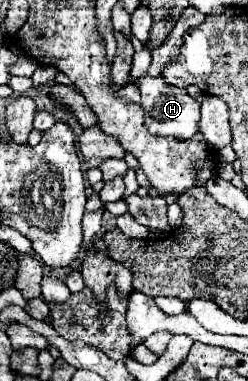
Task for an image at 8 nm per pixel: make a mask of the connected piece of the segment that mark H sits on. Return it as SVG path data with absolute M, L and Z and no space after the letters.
M143 76L135 80L139 94L141 94L141 106L145 108L145 126L149 128L151 134L155 136L173 136L187 140L193 134L197 134L197 124L199 124L199 102L193 100L183 88L165 84L163 76Z

